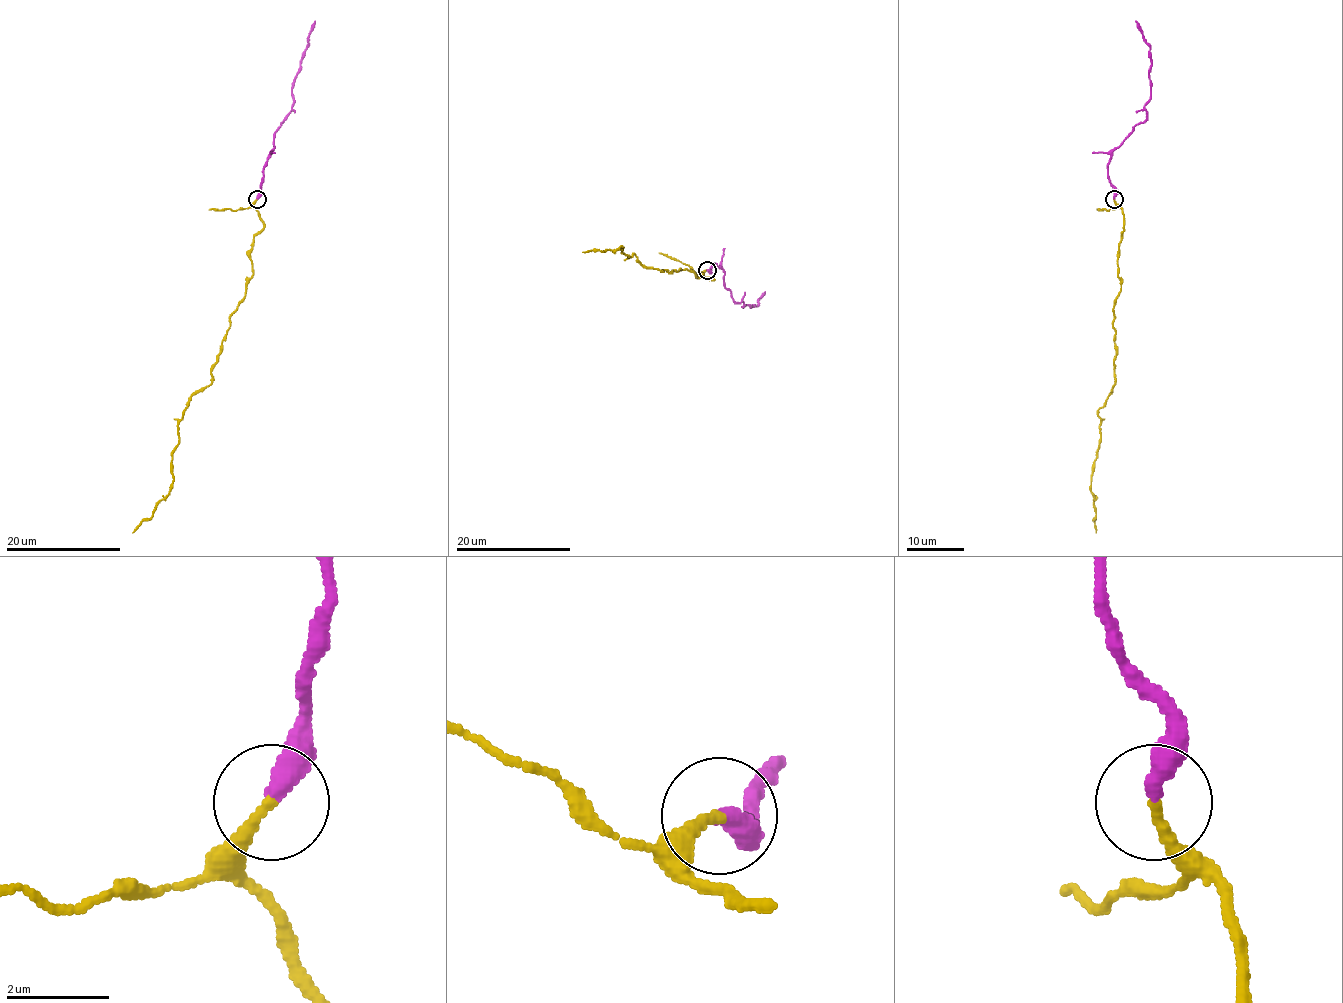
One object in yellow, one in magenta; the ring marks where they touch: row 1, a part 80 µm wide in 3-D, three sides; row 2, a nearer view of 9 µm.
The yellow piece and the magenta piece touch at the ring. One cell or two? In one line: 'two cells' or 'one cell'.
one cell

